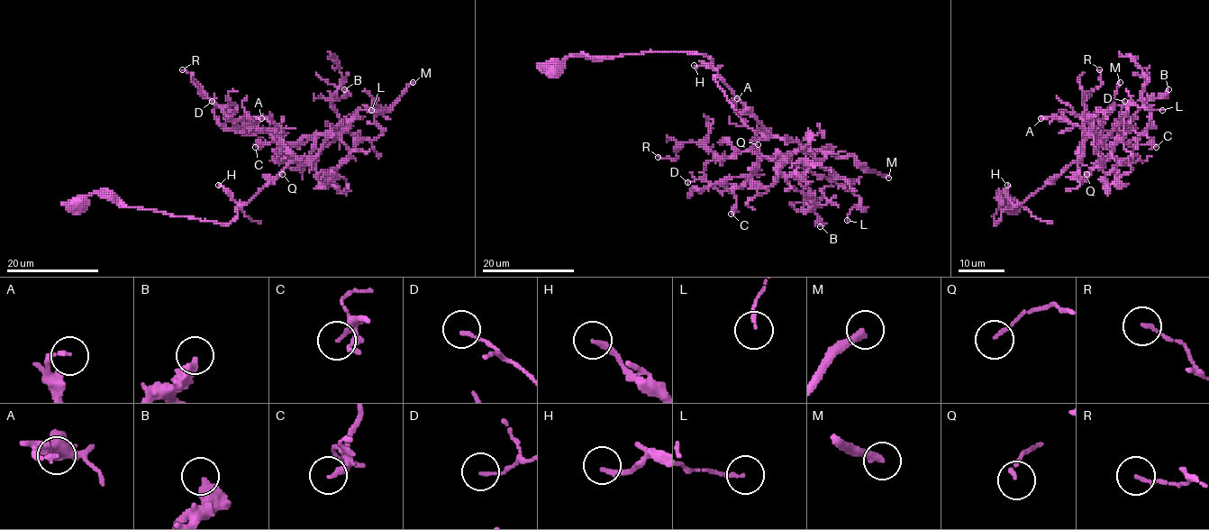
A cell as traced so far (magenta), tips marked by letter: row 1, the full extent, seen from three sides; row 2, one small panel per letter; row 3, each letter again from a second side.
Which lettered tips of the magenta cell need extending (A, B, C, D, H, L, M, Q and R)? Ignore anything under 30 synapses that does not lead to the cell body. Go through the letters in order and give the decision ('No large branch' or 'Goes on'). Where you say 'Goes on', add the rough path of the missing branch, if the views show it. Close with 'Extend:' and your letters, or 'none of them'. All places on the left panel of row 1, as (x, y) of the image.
A: No large branch
B: No large branch
C: No large branch
D: No large branch
H: No large branch
L: No large branch
M: Goes on. Course of what is missing: (413, 82), (447, 50), (437, 44), (404, 41), (396, 45), (387, 43), (378, 33), (372, 19), (363, 8)
Q: No large branch
R: No large branch
Extend: M

